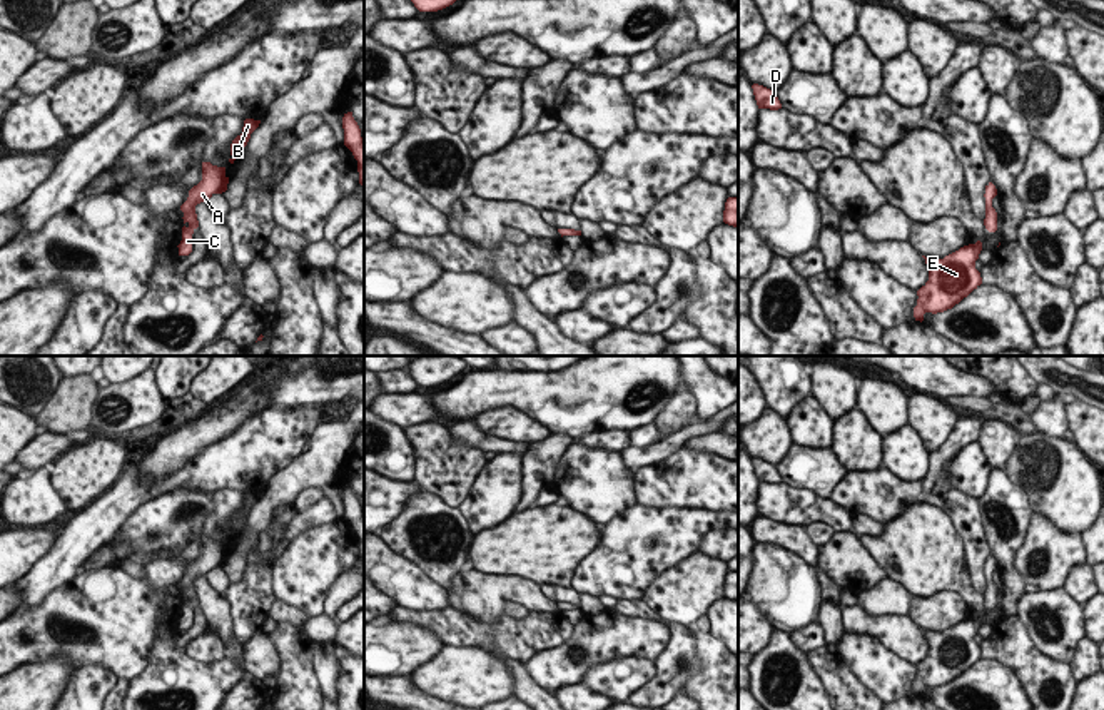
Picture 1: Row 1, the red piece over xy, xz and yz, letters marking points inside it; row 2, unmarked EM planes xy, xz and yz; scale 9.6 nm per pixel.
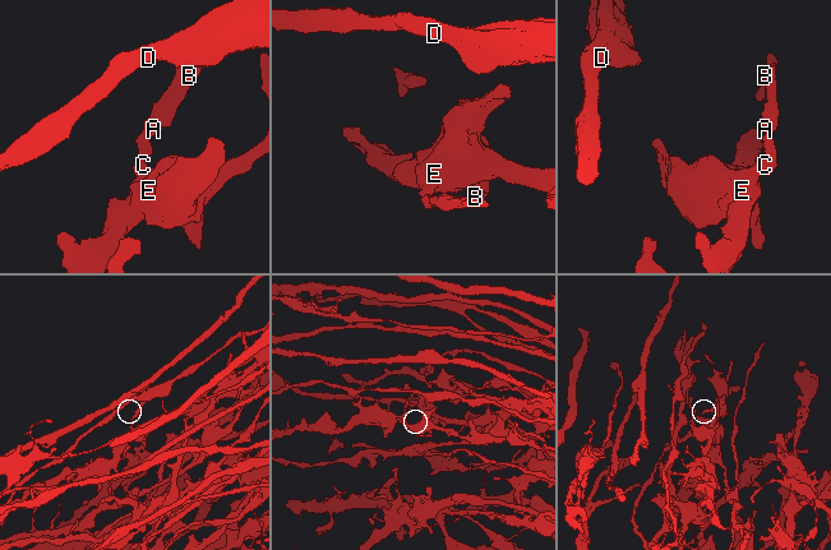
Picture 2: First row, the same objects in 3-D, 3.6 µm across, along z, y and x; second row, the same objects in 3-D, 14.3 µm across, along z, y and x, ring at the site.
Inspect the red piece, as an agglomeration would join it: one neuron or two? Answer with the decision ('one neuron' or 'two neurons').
one neuron

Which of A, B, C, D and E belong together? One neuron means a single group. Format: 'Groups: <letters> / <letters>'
Groups: A B C D E.

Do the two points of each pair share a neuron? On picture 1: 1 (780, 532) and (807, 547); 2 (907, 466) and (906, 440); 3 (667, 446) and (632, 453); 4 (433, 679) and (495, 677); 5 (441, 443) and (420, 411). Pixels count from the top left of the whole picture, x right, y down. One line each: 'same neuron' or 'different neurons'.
1: same neuron
2: same neuron
3: same neuron
4: same neuron
5: different neurons

